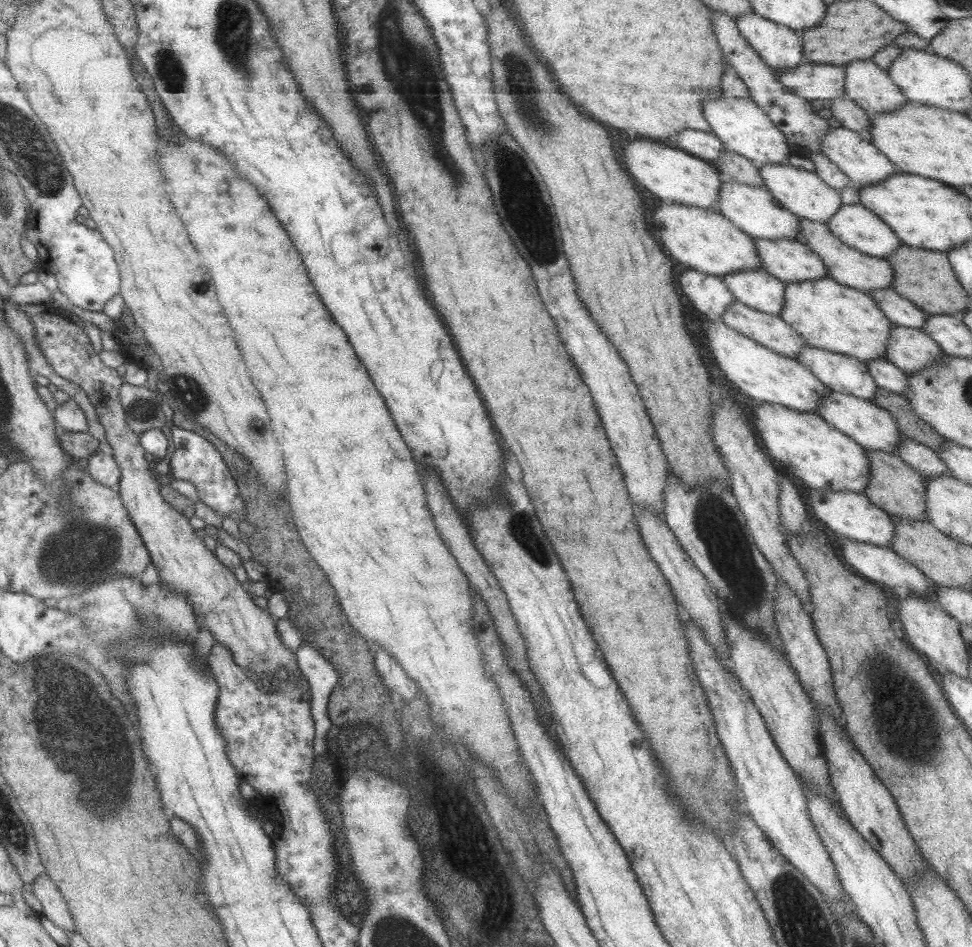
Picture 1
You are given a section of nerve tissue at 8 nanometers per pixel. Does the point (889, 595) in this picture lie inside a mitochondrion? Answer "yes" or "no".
no

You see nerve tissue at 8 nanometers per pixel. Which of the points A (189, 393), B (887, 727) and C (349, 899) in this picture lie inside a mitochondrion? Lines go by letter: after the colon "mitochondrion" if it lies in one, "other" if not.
A: mitochondrion
B: mitochondrion
C: mitochondrion

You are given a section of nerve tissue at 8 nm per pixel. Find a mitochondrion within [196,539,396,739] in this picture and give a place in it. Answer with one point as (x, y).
(301, 617)

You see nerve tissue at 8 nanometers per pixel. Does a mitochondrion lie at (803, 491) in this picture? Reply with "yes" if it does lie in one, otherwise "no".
no

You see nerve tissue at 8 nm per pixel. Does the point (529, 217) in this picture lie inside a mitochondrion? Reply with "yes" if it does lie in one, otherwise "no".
yes

